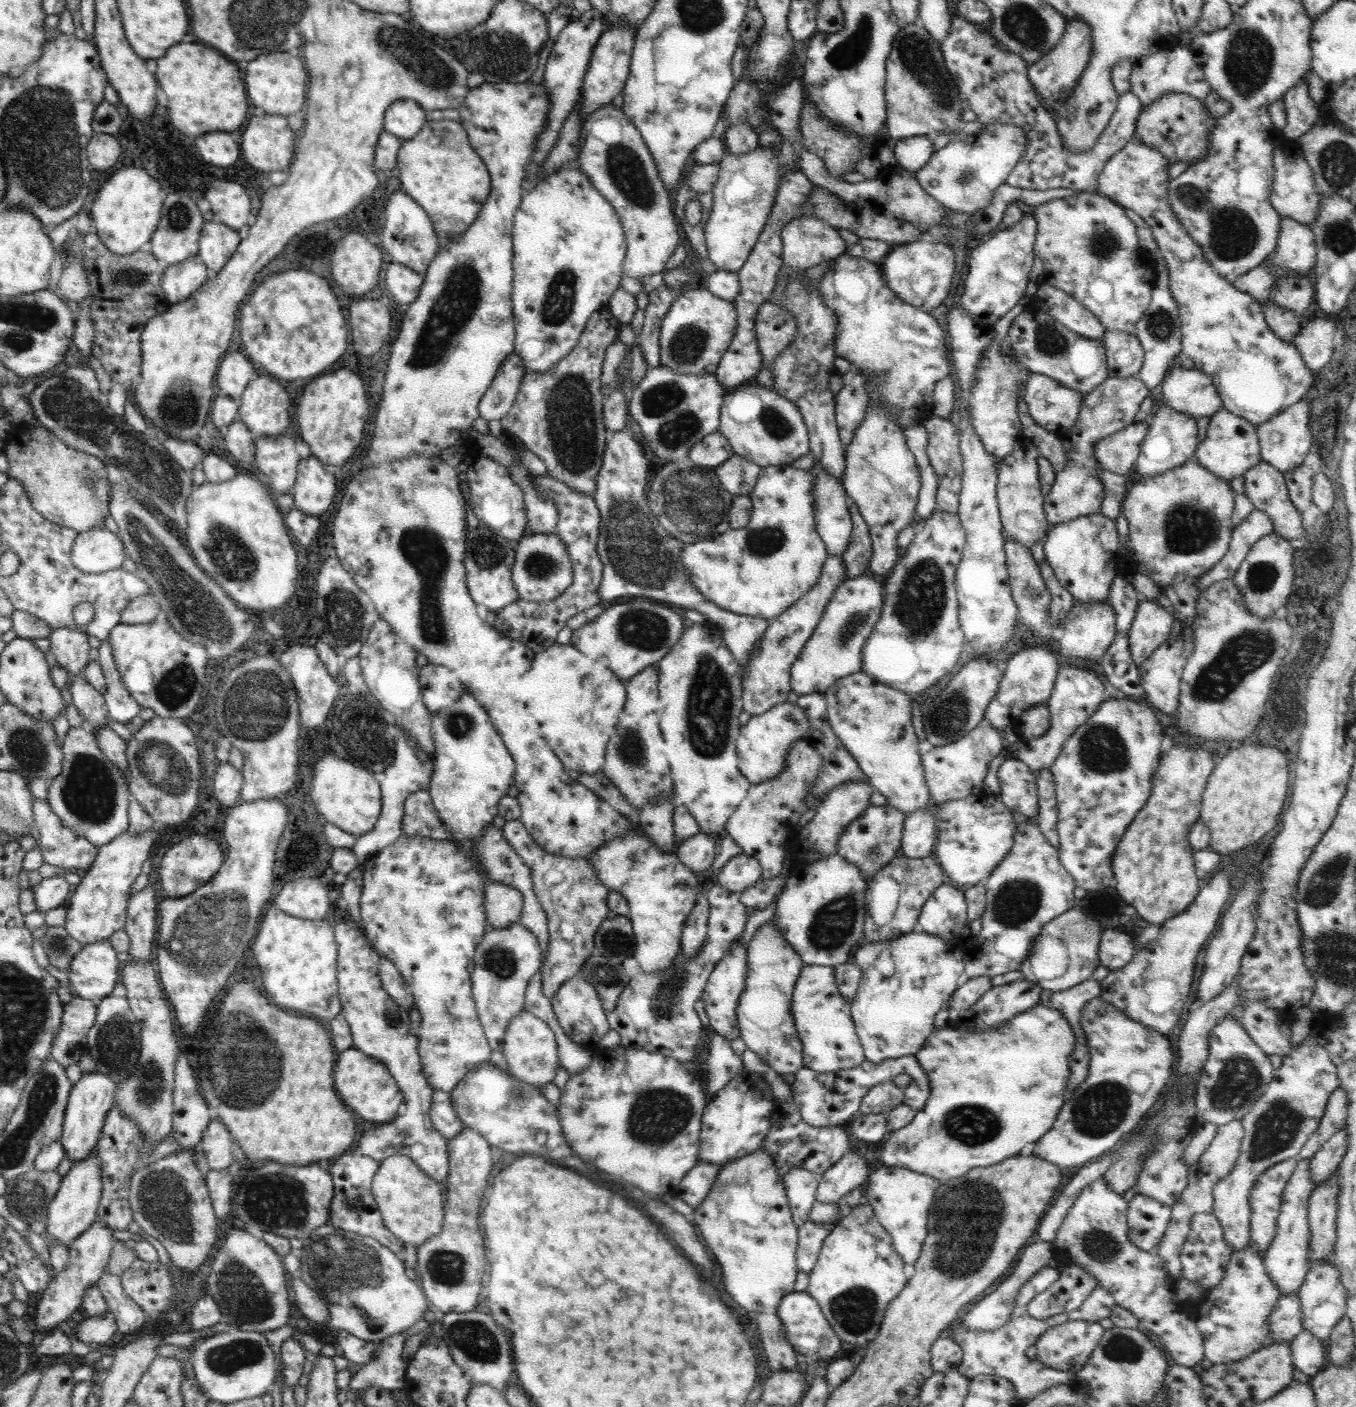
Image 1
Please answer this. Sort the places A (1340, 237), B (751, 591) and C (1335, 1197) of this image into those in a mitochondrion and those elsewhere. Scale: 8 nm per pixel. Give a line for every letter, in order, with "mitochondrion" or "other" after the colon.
A: mitochondrion
B: other
C: other

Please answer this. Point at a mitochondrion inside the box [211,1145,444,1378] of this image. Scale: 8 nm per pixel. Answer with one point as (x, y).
(342, 1267)

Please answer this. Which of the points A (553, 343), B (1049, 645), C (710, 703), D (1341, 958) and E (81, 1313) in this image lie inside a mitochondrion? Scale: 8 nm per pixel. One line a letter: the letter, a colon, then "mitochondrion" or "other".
A: mitochondrion
B: other
C: mitochondrion
D: mitochondrion
E: other

